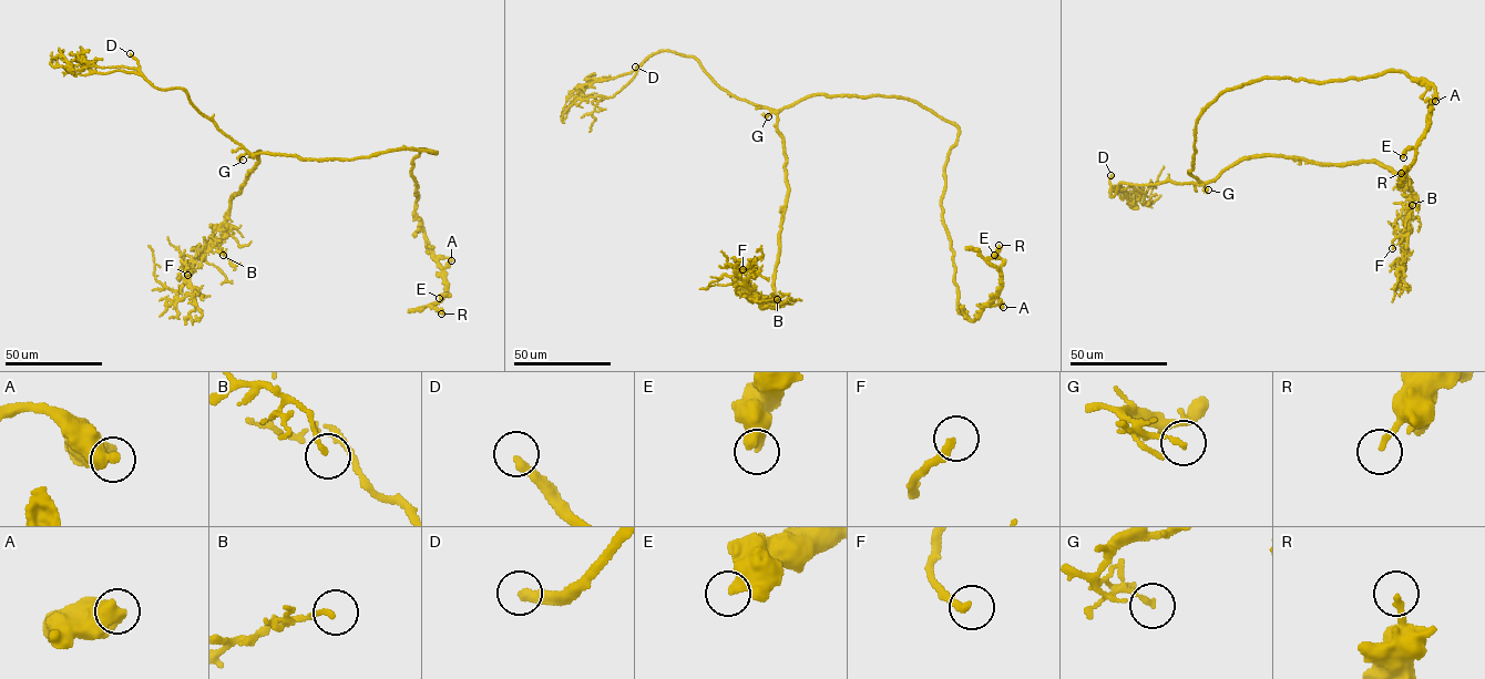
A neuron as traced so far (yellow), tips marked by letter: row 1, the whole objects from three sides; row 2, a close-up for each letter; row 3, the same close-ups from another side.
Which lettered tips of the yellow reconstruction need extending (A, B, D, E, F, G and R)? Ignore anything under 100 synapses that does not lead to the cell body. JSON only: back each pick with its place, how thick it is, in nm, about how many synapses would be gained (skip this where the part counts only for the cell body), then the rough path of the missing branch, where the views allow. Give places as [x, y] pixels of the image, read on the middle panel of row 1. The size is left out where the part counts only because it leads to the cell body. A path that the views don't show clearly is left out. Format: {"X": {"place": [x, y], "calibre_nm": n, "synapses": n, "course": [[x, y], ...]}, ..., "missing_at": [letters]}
{"D": {"place": [635, 67], "calibre_nm": 320, "course": [[635, 67], [631, 62], [644, 30], [639, 19]]}, "missing_at": ["D"]}

